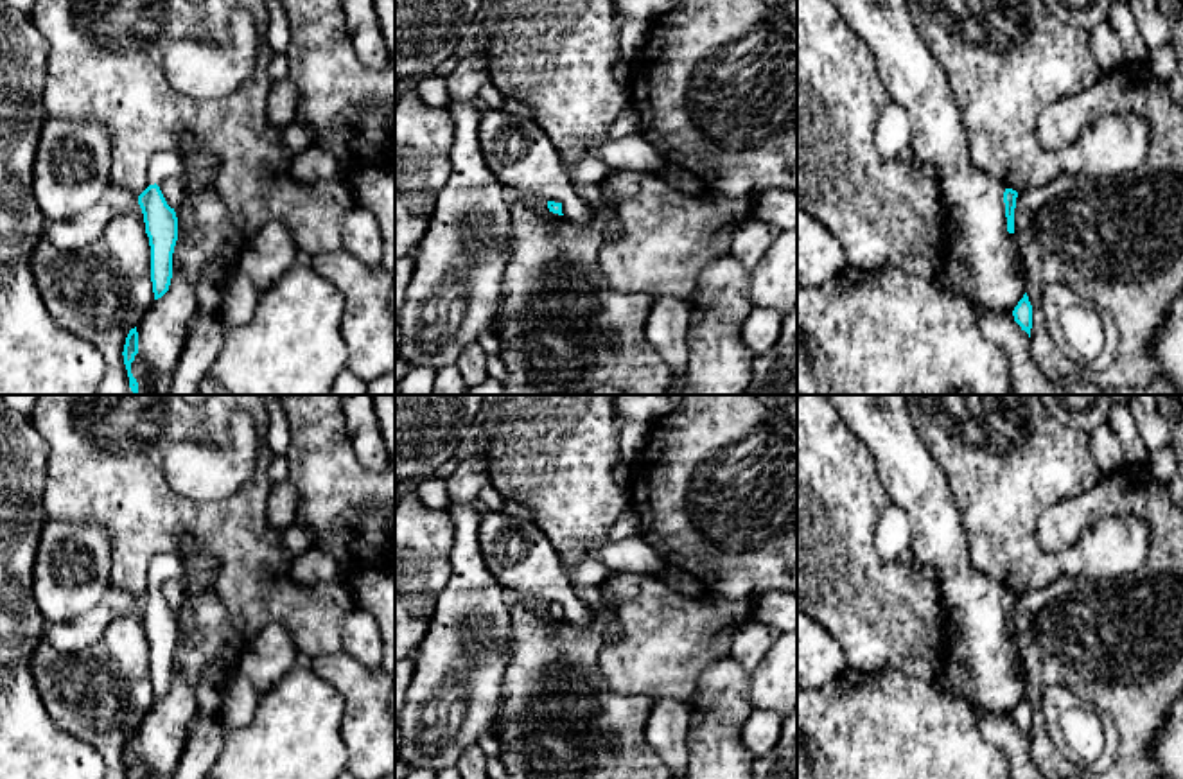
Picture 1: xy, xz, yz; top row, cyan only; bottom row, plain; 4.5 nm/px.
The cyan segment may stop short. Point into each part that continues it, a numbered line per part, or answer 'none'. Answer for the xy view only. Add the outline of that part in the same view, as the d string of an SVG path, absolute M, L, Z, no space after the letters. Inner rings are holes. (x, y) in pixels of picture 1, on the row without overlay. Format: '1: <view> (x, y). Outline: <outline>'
1: xy (166, 566). Outline: M163 553L151 560L147 569L147 582L154 587L162 580L174 580L183 576L183 564L176 555Z

